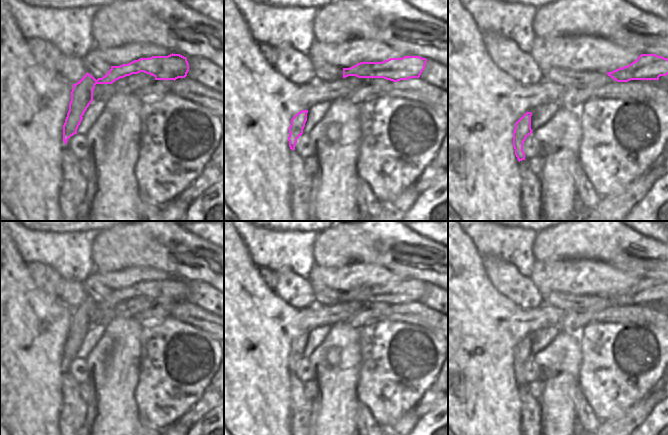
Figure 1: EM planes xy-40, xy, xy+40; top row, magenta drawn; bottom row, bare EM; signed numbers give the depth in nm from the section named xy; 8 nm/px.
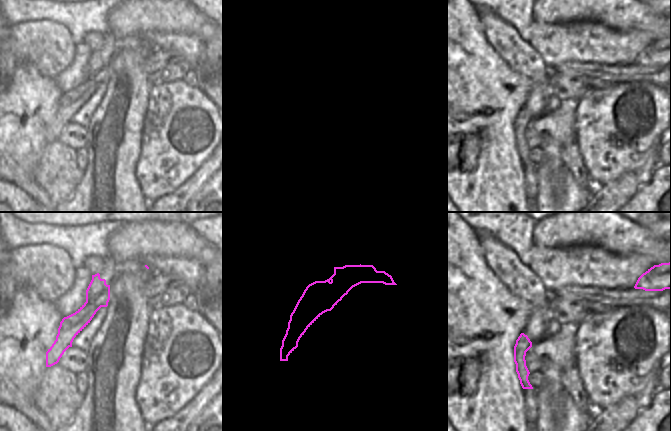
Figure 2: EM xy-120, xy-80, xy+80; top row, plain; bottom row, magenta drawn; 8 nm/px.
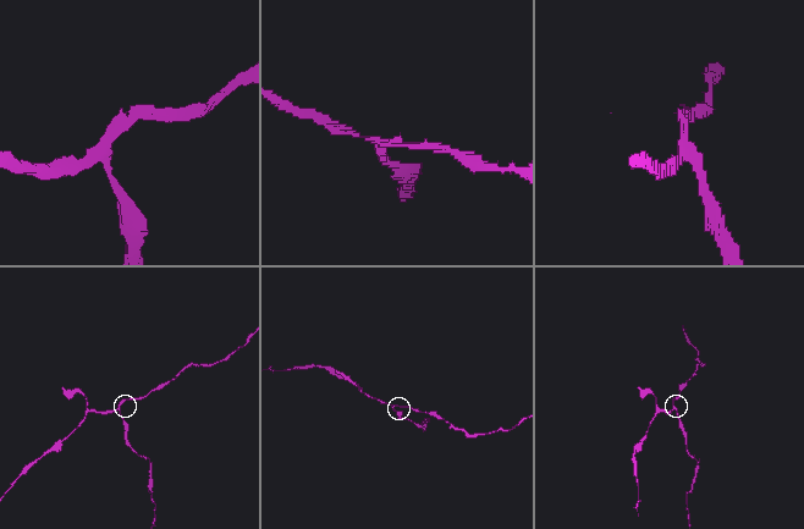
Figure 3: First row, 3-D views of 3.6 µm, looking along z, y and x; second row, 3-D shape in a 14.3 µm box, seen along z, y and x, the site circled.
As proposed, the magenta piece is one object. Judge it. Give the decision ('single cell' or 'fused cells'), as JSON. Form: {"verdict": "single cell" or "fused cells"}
{"verdict": "fused cells"}

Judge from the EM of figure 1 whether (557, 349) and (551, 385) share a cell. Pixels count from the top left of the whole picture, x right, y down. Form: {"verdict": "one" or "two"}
{"verdict": "one"}

